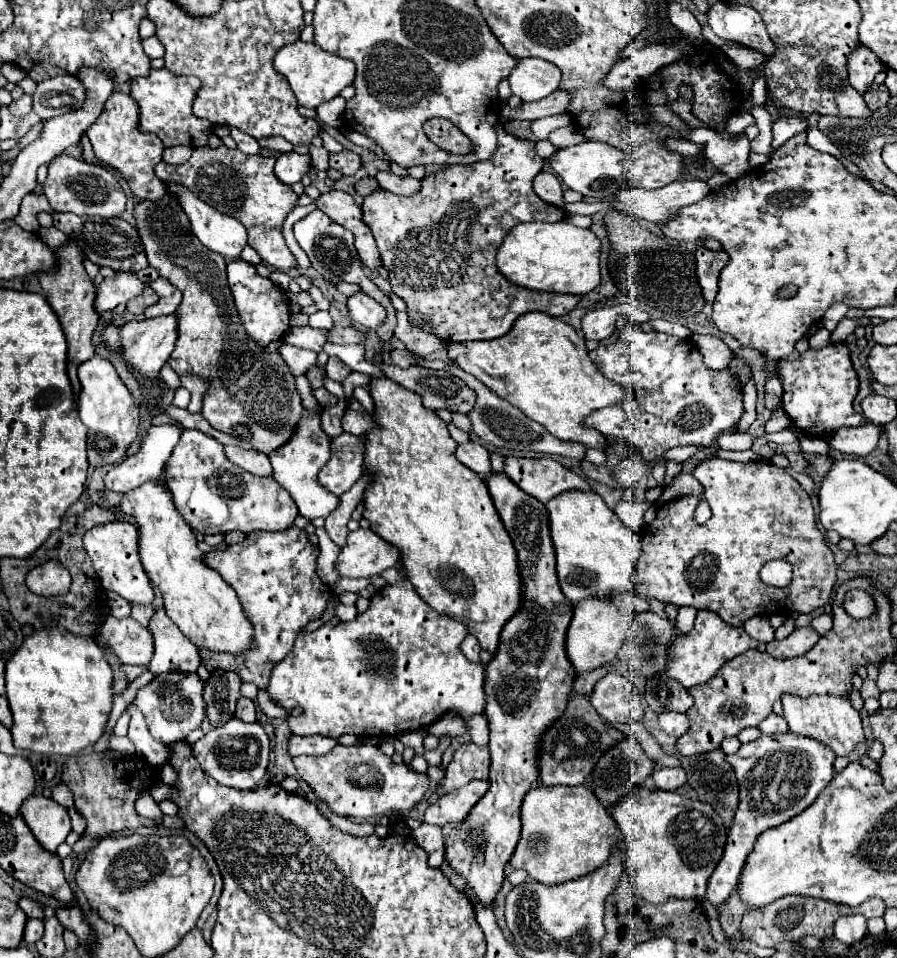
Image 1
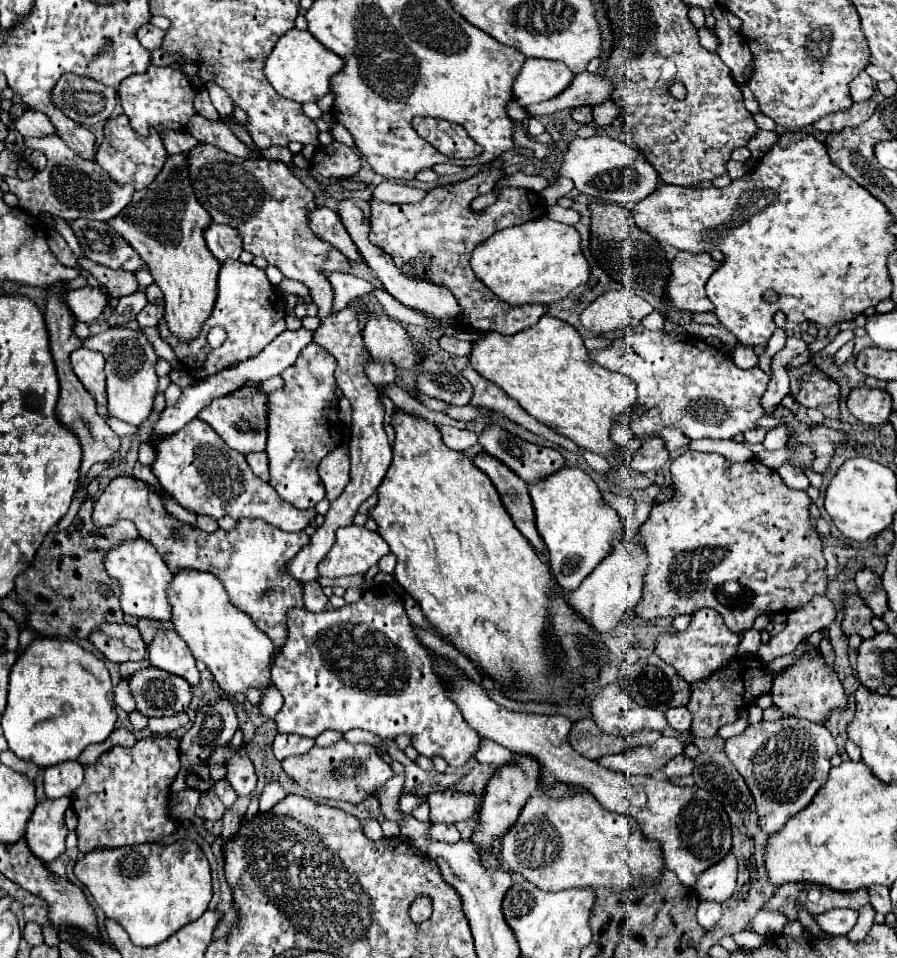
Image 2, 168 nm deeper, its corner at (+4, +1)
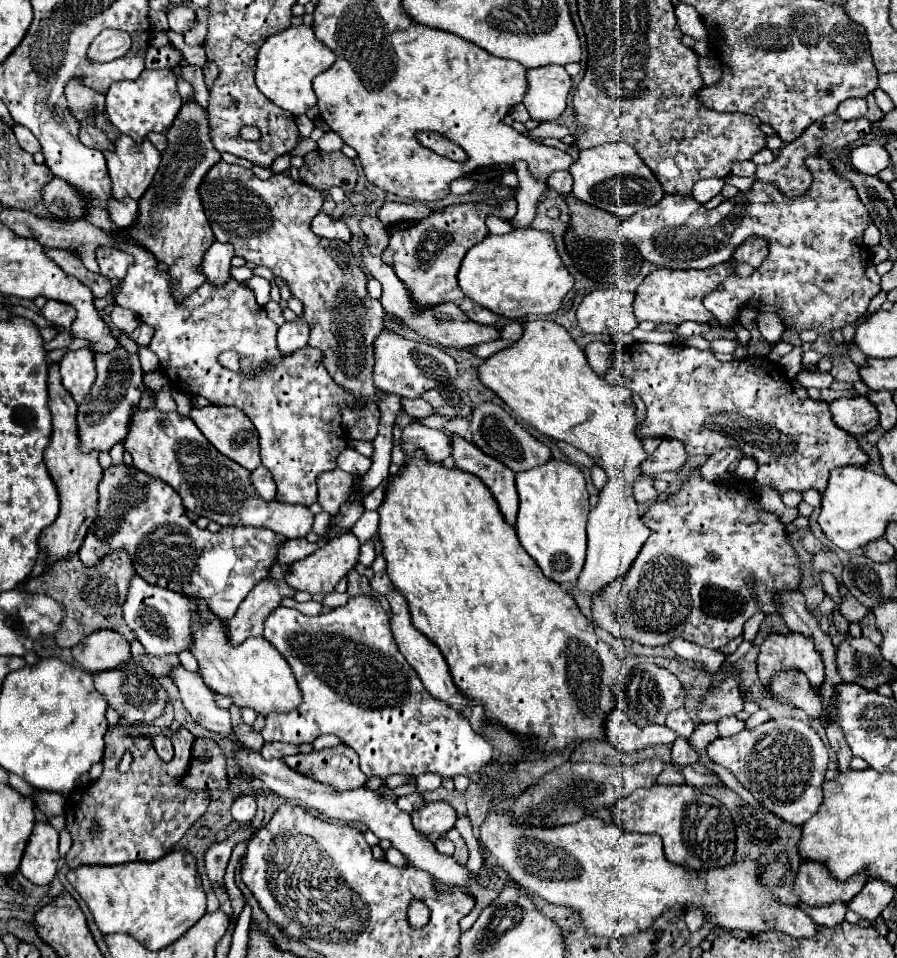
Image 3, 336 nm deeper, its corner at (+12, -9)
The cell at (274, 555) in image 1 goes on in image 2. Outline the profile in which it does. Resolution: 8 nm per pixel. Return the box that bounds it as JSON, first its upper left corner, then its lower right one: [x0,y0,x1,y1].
[94,476,310,660]

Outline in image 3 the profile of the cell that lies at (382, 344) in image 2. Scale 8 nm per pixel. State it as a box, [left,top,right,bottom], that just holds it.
[374,330,456,398]

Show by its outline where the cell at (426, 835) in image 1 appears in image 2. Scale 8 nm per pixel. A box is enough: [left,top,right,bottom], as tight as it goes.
[428,824,460,844]

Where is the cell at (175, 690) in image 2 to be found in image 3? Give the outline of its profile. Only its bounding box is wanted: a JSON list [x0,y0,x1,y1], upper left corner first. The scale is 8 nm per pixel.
[94,660,168,724]

